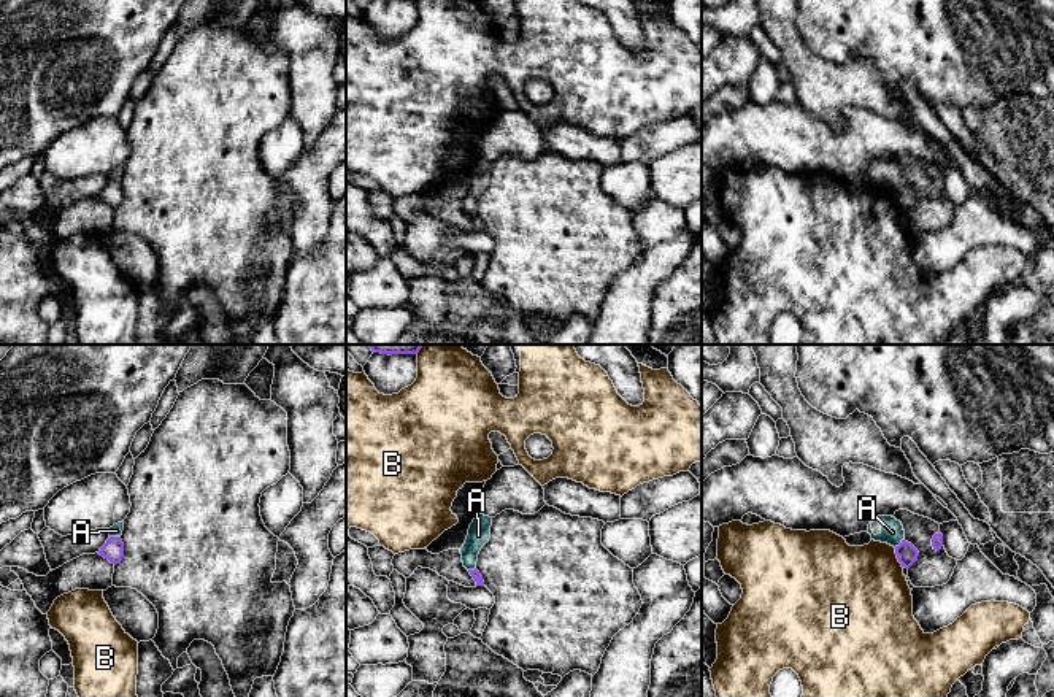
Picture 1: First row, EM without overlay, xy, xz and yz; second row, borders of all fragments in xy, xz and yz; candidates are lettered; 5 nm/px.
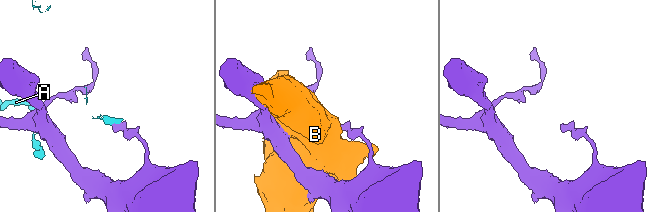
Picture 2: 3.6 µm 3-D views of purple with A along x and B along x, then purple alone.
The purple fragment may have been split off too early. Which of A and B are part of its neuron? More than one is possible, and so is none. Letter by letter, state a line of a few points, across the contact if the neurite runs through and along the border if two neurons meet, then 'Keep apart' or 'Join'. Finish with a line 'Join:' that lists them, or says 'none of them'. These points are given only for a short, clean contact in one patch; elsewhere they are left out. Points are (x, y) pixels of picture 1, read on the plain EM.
A: Line: xy (110, 180), (119, 181). Keep apart
B: Keep apart
Join: none of them

